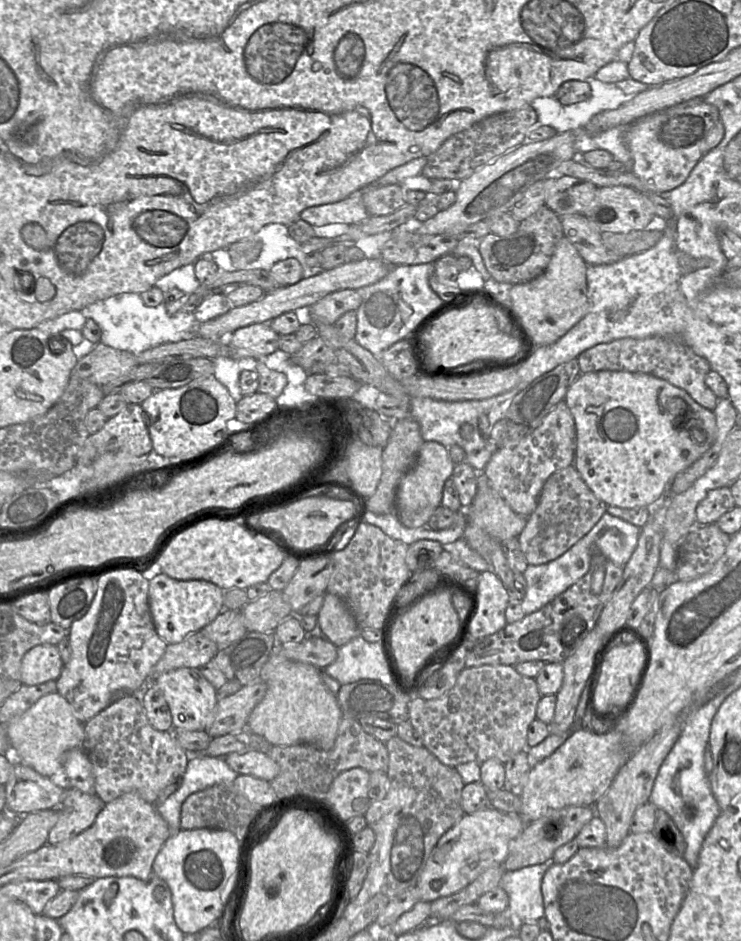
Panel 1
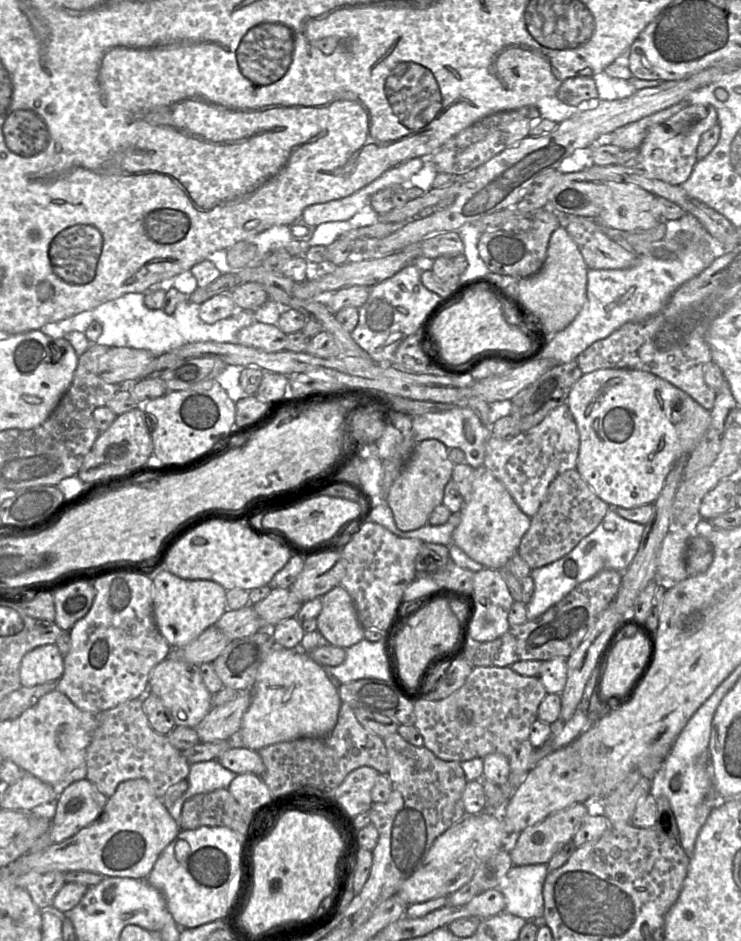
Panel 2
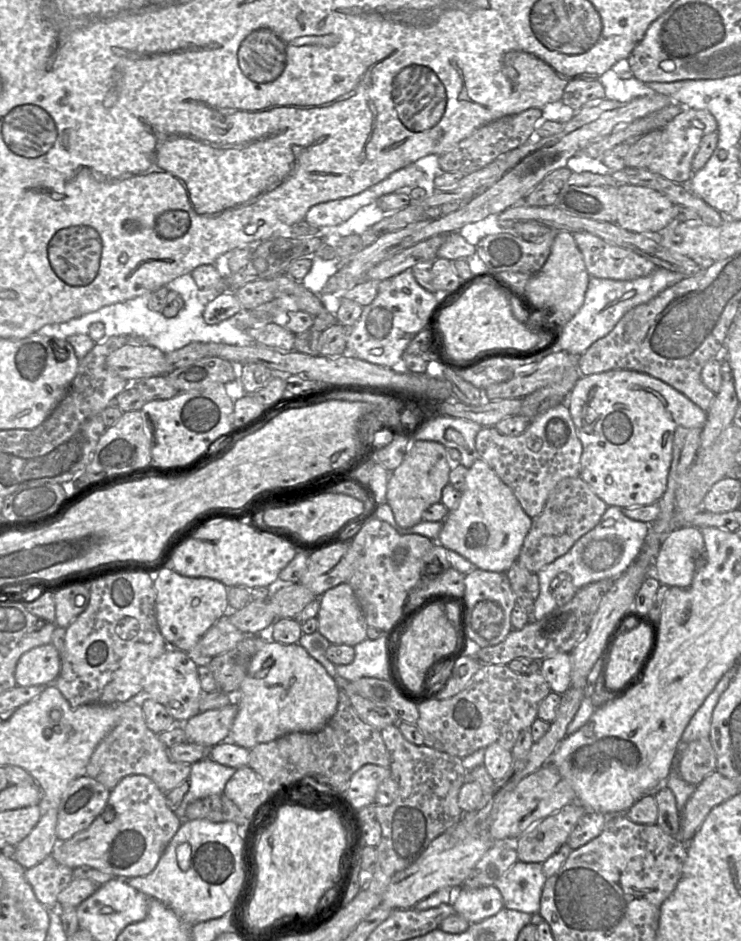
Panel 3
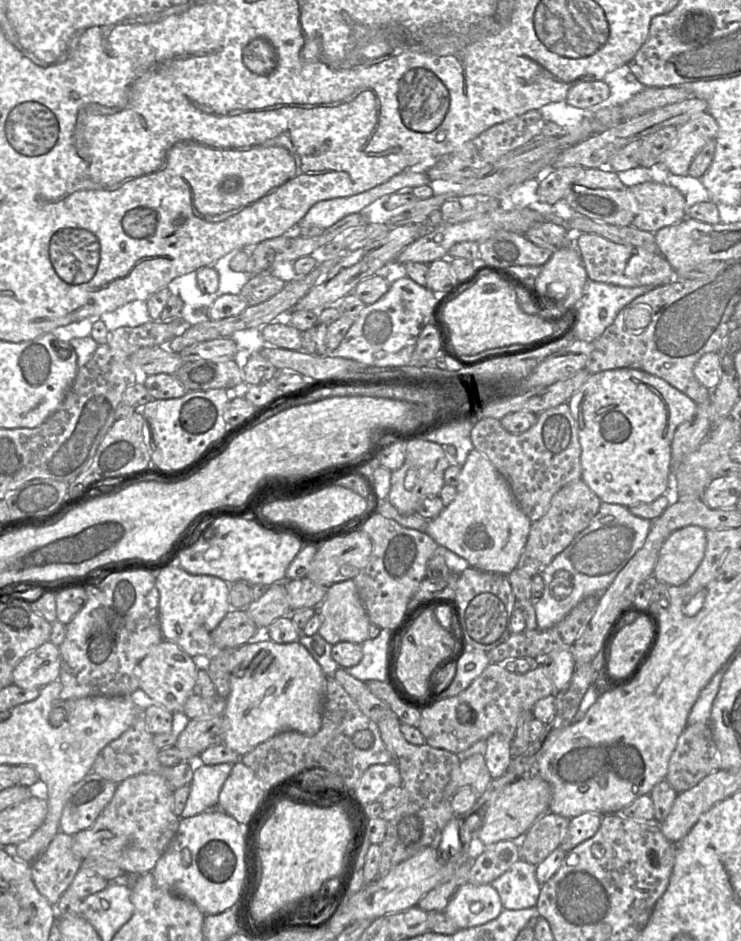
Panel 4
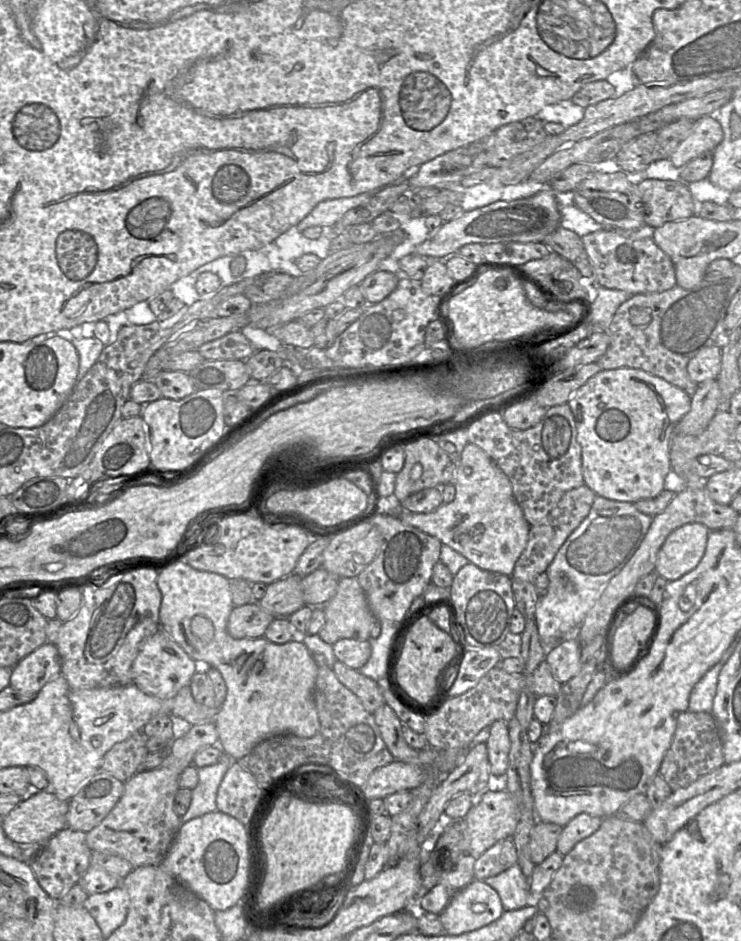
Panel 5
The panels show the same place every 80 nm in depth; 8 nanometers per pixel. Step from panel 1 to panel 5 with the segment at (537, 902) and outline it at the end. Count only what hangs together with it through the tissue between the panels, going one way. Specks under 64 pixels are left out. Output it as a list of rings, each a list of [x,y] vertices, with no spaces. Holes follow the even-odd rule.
[[[518,863],[483,881],[497,891],[505,911],[518,910],[533,902],[530,880],[525,877]]]

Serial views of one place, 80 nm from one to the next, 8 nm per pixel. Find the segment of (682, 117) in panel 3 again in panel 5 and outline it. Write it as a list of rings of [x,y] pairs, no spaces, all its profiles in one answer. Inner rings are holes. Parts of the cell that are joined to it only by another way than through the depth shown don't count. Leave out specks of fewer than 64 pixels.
[[[711,115],[703,116],[695,121],[691,134],[683,140],[670,155],[670,160],[677,168],[705,152],[713,152],[724,137],[721,124]]]

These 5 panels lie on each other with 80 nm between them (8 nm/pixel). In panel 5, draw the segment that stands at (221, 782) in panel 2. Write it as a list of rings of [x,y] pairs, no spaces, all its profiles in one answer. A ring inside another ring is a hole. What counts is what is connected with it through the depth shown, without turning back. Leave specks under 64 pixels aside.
[[[223,752],[219,761],[197,769],[199,782],[192,790],[192,799],[187,812],[181,817],[181,825],[204,814],[217,811],[216,796],[219,785],[228,768],[237,762]]]

